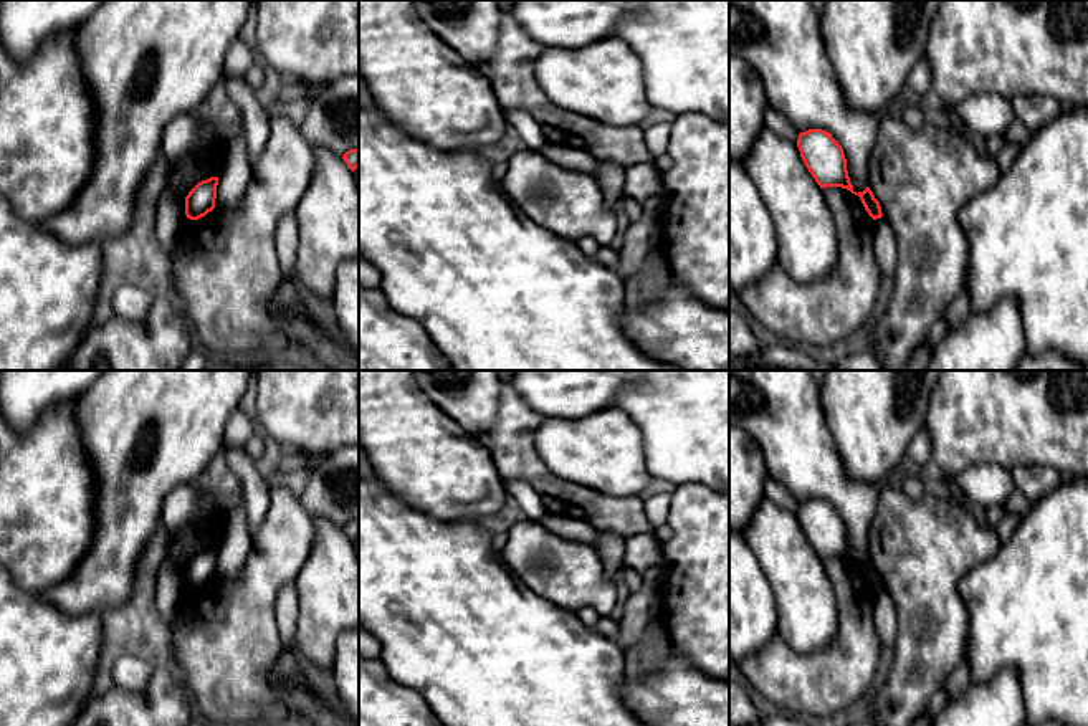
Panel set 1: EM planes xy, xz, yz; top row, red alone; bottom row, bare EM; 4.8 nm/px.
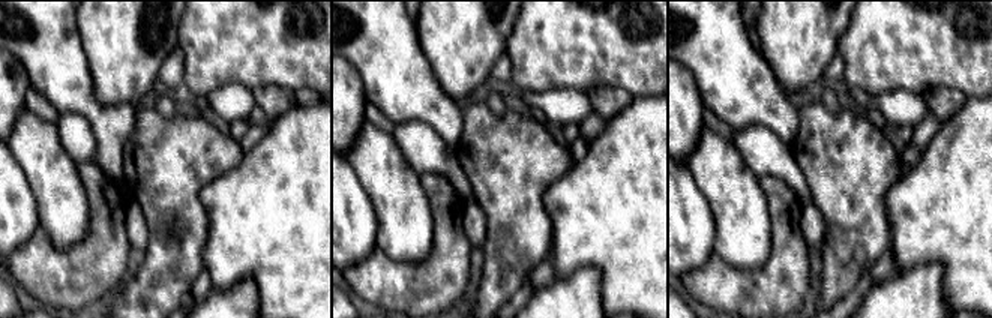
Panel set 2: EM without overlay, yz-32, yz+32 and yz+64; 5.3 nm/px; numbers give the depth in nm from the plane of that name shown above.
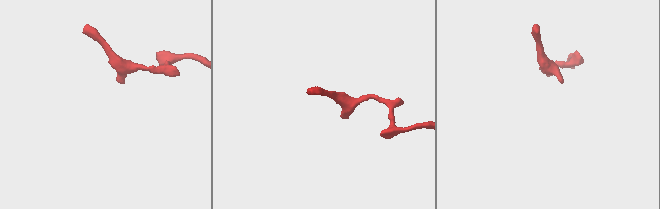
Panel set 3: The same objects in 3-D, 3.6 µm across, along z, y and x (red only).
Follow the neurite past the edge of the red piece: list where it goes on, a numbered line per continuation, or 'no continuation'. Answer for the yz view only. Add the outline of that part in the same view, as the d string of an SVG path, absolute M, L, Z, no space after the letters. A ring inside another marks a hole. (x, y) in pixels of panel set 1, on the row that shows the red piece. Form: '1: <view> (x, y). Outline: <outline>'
1: yz (885, 248). Outline: M883 217L873 220L873 251L881 273L895 276L900 260L898 246L891 227Z

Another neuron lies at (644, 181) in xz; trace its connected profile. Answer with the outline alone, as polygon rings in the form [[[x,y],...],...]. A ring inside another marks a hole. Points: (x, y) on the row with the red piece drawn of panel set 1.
[[[648,162],[625,169],[623,195],[638,203],[647,202],[651,195],[660,192],[661,172],[663,164],[660,162]]]

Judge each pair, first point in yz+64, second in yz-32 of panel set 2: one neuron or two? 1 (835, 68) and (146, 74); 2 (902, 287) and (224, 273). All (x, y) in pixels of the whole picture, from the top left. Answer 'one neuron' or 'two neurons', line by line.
1: two neurons
2: two neurons

